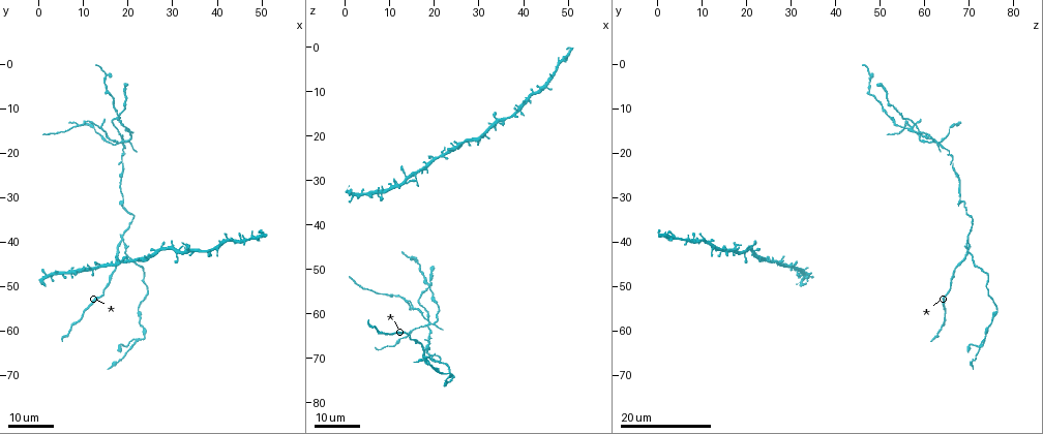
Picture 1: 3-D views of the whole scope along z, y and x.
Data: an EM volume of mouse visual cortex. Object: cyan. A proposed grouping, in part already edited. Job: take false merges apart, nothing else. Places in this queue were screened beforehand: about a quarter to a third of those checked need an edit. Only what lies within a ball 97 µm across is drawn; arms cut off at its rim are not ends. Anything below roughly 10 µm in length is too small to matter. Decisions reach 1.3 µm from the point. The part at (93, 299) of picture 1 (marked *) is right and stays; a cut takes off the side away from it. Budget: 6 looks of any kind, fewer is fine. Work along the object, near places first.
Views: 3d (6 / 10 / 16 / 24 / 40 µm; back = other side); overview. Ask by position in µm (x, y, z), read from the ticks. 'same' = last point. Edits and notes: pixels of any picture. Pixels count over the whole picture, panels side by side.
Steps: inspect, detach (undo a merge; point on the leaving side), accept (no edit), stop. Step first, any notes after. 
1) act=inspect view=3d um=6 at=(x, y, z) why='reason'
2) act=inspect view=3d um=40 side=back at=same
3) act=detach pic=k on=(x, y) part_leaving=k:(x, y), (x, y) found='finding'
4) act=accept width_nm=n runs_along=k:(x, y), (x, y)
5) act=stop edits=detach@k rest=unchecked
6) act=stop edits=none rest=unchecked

act=inspect view=3d um=24 at=(19.0, 30.0, 67.5)

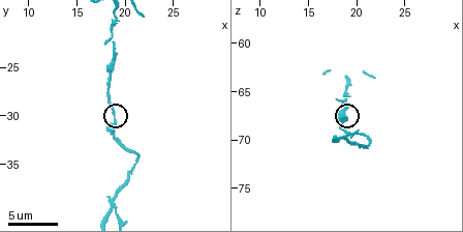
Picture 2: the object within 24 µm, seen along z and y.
act=inspect view=3d um=10 at=same why='closer look'

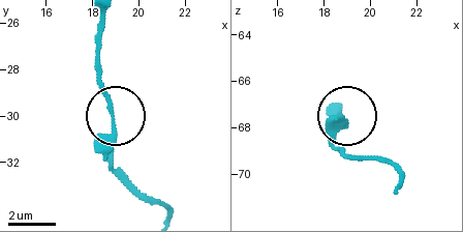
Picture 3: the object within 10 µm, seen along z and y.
act=accept found='continuous, no second cell'

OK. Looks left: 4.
act=inspect view=3d um=24 at=(19.5, 17.0, 62.0) why='four or more arms meet'

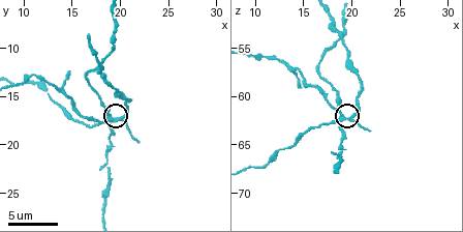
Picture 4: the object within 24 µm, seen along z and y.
act=inspect view=3d um=10 at=(19.2, 17.4, 62.0)

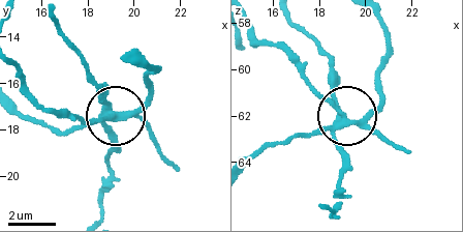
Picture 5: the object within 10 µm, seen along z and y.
act=detach pic=5 on=(144, 109) part_leaving=5:(112, 116), (149, 94), (157, 68), (145, 62) found='a second cell is stuck on'

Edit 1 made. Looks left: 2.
act=stop edits=detach@5 rest=unchecked

